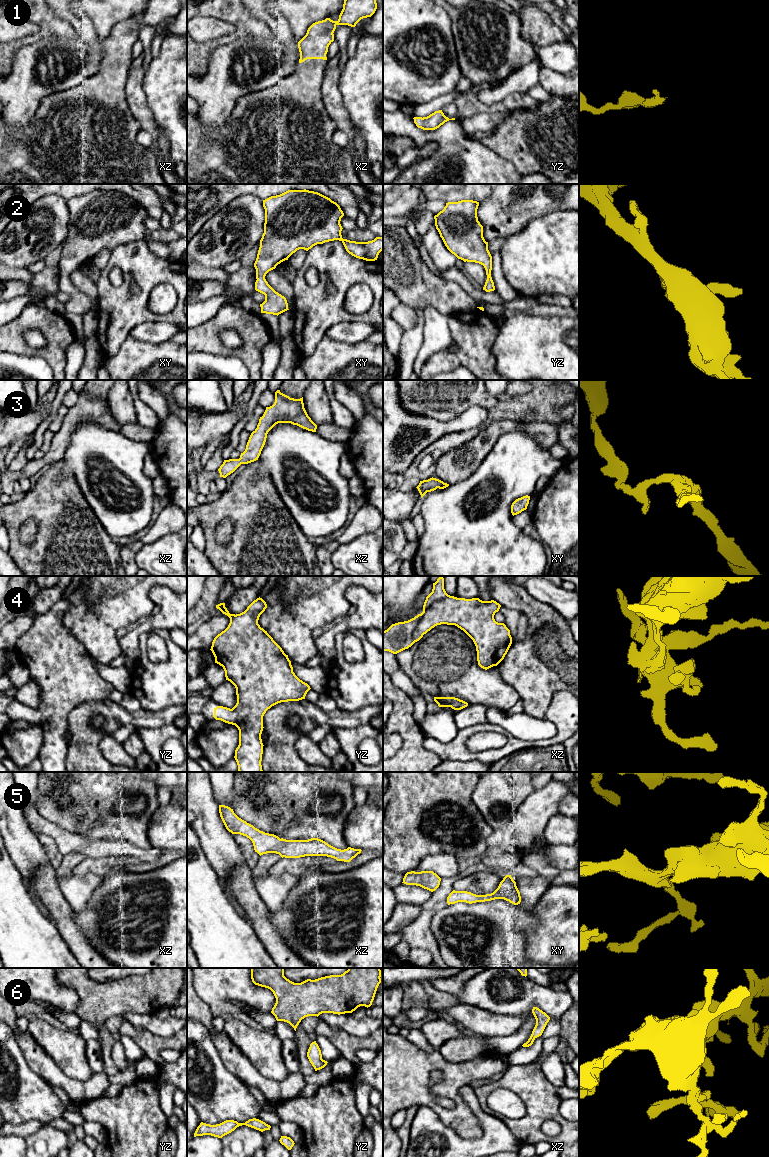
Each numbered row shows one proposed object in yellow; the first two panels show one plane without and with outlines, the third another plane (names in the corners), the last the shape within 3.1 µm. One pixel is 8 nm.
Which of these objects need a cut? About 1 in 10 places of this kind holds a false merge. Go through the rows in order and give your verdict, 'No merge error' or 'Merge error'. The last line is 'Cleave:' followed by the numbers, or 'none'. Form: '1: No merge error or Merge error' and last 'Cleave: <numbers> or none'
1: No merge error
2: No merge error
3: No merge error
4: No merge error
5: No merge error
6: No merge error
Cleave: none

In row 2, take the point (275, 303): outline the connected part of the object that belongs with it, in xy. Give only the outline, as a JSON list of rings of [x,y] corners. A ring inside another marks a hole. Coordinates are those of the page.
[[[288,190],[280,195],[271,196],[263,200],[263,207],[265,209],[265,223],[264,233],[260,240],[260,247],[257,258],[254,263],[256,269],[255,290],[265,295],[265,301],[260,304],[261,313],[279,315],[288,309],[288,303],[284,296],[276,292],[266,281],[266,274],[275,269],[278,264],[288,260],[288,258],[299,249],[308,251],[317,244],[339,240],[343,243],[346,251],[352,256],[366,261],[375,261],[379,253],[383,250],[383,237],[376,237],[368,242],[356,242],[343,239],[341,235],[342,226],[340,224],[341,218],[344,216],[340,206],[332,201],[330,198],[314,191],[309,190]]]

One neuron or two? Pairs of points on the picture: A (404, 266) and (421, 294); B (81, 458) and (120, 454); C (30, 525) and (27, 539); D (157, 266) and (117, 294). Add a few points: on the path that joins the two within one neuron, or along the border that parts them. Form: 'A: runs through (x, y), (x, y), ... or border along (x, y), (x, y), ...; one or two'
A: runs through (405, 273), (417, 287); one
B: runs through (91, 452), (110, 454); one
C: runs through (29, 528), (27, 536); one
D: runs through (146, 279), (145, 291), (135, 301), (130, 301); one

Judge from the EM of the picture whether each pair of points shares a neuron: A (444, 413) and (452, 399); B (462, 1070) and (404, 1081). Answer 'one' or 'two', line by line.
A: one
B: one

